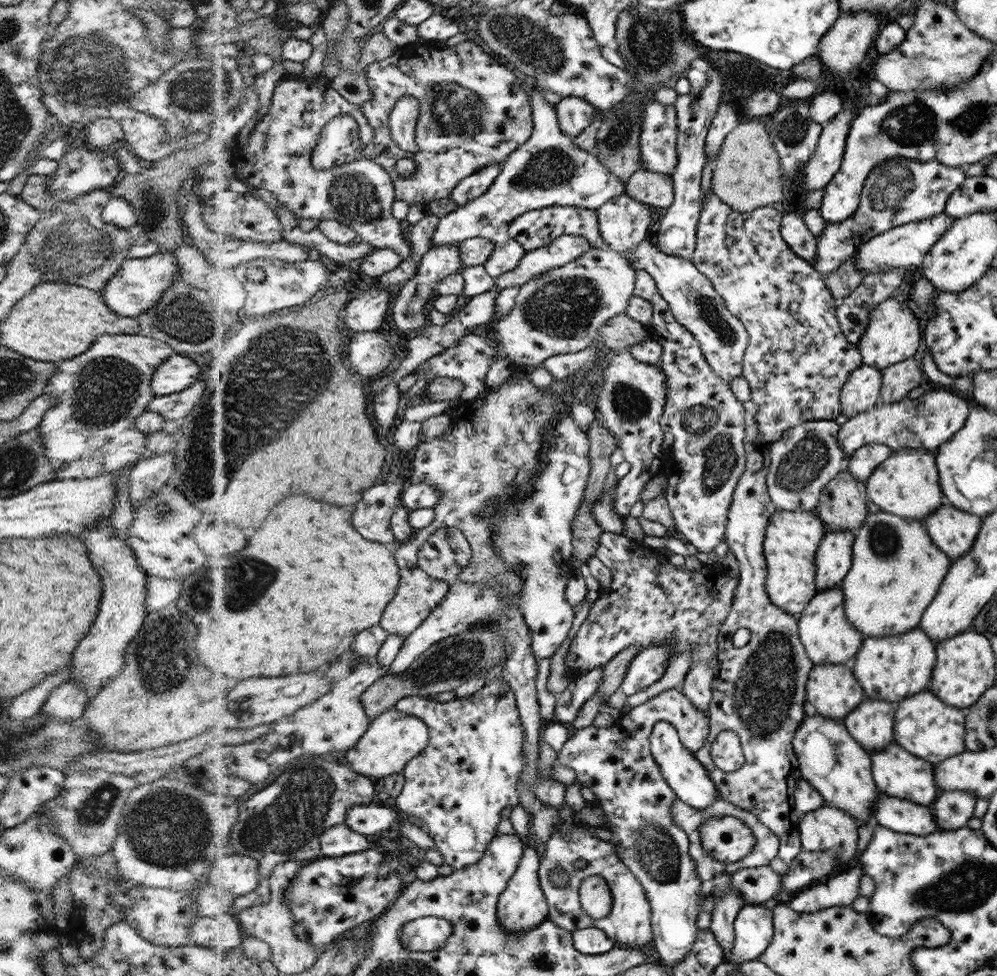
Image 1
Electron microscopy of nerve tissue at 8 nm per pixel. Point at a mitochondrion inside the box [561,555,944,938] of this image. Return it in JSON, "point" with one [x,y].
{"point":[764,694]}

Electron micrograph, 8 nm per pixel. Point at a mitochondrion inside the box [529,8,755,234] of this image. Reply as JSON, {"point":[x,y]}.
{"point":[651,40]}

